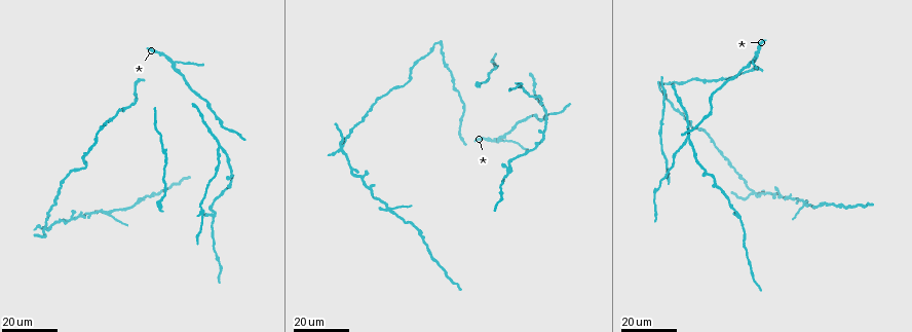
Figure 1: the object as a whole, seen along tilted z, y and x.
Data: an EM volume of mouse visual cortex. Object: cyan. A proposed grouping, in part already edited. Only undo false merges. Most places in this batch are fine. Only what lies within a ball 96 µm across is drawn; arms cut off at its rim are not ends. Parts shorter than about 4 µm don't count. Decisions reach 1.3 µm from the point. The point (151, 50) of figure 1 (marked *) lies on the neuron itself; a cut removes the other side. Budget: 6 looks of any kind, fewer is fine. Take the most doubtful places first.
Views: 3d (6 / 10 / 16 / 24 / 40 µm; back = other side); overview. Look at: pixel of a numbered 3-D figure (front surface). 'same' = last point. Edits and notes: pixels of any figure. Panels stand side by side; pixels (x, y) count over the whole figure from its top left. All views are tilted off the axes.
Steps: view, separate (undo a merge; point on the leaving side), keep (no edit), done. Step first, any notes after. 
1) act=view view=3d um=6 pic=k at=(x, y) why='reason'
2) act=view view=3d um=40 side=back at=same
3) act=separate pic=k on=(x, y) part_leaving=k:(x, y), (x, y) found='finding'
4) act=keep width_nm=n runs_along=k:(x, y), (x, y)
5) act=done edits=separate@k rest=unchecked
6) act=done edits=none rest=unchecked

act=view view=3d um=16 pic=1 at=(755, 194) why='looks like a crossing'

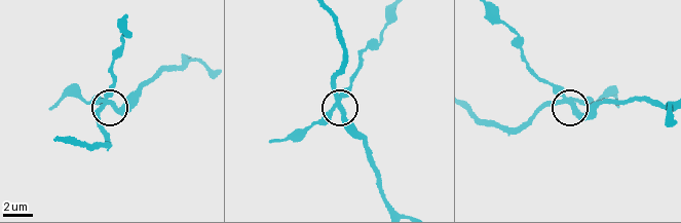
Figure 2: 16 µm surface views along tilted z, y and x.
act=view view=3d um=10 pic=2 at=(334, 96)

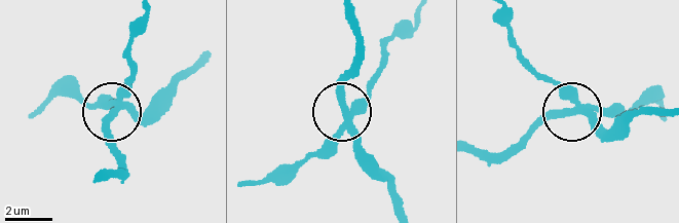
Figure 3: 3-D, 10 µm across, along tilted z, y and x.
act=view view=3d um=10 side=back pic=3 at=(113, 109) why='from behind'

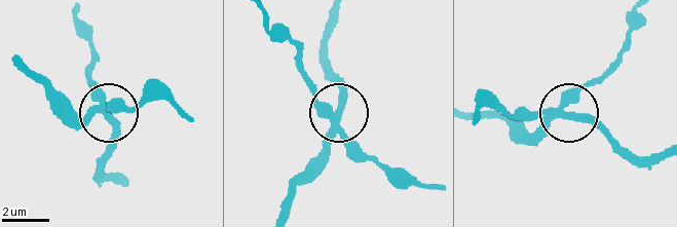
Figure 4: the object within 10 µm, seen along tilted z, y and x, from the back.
act=separate pic=4 on=(83, 125) arms=4 part_leaving=4:(336, 126), (320, 163), (292, 188), (287, 211) found='two neurons meet here'

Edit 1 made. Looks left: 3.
act=view view=overview why='see it whole again'

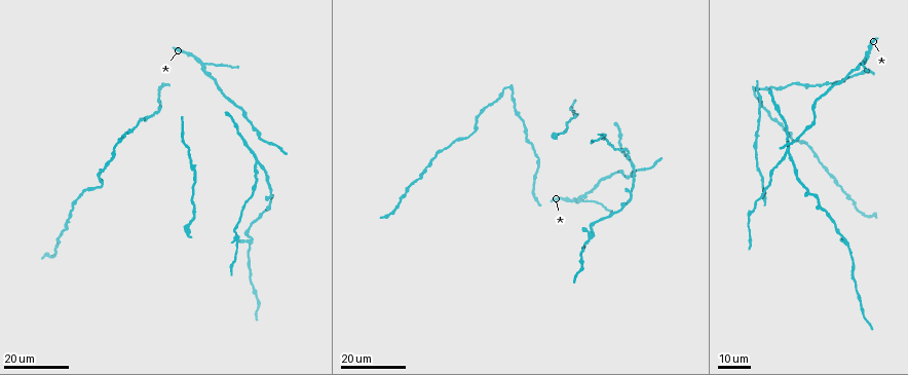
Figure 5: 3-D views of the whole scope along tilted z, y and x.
act=view view=3d um=24 pic=5 at=(578, 201) why='arms part here'

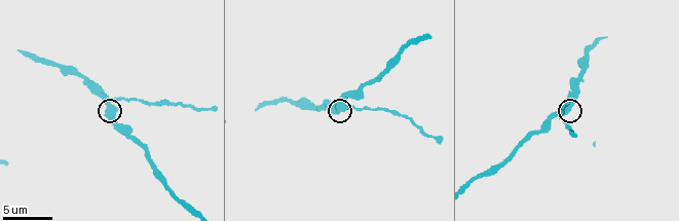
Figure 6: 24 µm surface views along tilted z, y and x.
act=view view=3d um=10 pic=6 at=(111, 106)

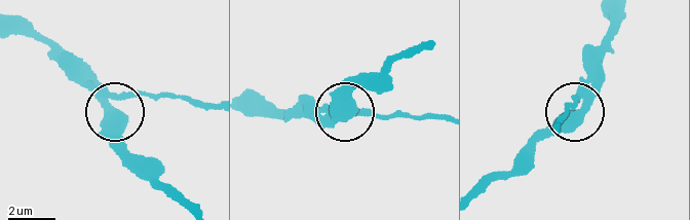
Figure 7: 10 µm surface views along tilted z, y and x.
act=keep runs_along=7:(21, 21), (62, 48), (114, 108), (133, 96), (184, 98) found='all the same neuron'

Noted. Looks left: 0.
act=done edits=separate@4 rest=unchecked

